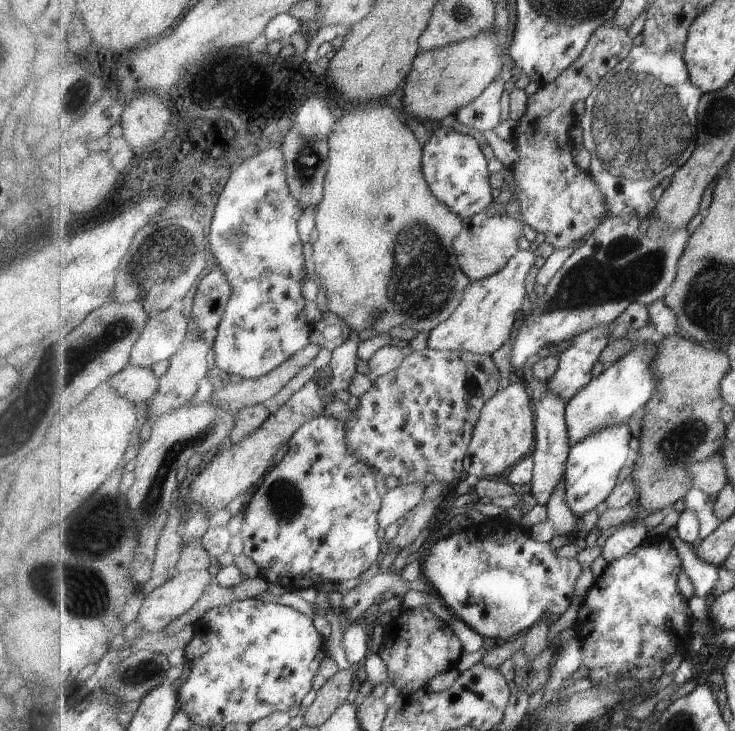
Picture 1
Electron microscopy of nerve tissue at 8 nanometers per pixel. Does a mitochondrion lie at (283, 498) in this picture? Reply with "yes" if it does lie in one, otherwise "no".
yes

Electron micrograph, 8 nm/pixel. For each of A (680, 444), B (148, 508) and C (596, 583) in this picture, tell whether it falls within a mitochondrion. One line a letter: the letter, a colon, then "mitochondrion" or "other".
A: mitochondrion
B: mitochondrion
C: other

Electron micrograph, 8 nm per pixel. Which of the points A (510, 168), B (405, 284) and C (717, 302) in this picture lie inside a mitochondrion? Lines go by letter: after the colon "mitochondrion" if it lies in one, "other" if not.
A: other
B: mitochondrion
C: mitochondrion

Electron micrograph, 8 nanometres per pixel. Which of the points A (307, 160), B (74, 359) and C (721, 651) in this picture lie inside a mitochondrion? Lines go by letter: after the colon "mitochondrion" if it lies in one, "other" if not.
A: mitochondrion
B: mitochondrion
C: other

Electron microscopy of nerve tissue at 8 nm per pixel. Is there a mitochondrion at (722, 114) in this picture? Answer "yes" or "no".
yes

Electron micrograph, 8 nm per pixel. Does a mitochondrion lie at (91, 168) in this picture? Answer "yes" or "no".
no

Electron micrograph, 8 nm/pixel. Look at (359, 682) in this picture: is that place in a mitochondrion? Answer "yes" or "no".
no

